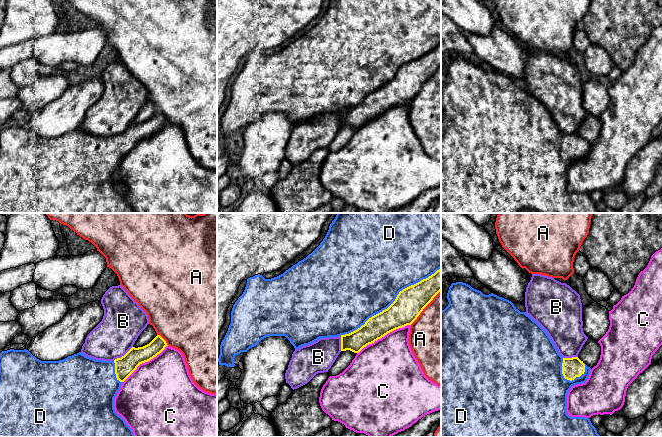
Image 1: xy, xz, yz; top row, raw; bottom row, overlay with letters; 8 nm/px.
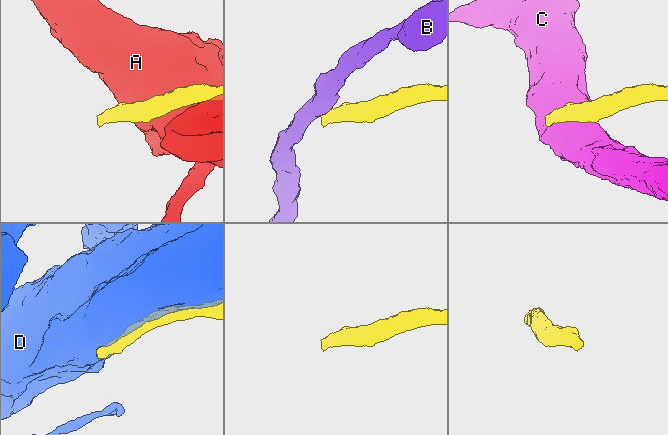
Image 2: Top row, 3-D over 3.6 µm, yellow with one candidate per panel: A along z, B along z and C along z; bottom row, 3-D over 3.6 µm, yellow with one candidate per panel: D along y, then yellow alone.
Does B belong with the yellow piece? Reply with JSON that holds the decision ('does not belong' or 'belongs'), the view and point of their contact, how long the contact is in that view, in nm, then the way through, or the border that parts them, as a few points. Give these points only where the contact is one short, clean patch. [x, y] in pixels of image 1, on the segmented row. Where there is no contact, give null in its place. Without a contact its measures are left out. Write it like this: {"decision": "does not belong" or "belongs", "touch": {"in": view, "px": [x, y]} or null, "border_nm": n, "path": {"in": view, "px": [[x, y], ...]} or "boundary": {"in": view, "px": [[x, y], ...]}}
{"decision": "does not belong", "touch": {"in": "xy", "px": [122, 356]}, "border_nm": 200, "boundary": {"in": "xy", "px": [[132, 346], [123, 355], [113, 360]]}}

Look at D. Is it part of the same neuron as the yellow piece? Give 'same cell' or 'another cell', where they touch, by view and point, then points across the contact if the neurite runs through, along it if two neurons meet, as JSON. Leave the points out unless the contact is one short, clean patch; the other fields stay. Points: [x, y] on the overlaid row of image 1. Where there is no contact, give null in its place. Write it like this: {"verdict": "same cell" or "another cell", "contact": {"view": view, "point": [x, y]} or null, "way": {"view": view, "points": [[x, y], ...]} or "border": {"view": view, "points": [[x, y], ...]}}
{"verdict": "same cell", "contact": {"view": "xz", "point": [392, 303]}}

